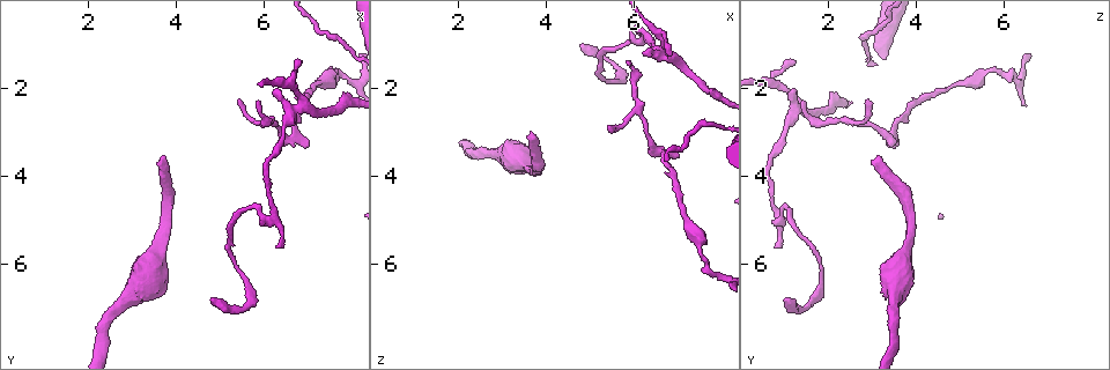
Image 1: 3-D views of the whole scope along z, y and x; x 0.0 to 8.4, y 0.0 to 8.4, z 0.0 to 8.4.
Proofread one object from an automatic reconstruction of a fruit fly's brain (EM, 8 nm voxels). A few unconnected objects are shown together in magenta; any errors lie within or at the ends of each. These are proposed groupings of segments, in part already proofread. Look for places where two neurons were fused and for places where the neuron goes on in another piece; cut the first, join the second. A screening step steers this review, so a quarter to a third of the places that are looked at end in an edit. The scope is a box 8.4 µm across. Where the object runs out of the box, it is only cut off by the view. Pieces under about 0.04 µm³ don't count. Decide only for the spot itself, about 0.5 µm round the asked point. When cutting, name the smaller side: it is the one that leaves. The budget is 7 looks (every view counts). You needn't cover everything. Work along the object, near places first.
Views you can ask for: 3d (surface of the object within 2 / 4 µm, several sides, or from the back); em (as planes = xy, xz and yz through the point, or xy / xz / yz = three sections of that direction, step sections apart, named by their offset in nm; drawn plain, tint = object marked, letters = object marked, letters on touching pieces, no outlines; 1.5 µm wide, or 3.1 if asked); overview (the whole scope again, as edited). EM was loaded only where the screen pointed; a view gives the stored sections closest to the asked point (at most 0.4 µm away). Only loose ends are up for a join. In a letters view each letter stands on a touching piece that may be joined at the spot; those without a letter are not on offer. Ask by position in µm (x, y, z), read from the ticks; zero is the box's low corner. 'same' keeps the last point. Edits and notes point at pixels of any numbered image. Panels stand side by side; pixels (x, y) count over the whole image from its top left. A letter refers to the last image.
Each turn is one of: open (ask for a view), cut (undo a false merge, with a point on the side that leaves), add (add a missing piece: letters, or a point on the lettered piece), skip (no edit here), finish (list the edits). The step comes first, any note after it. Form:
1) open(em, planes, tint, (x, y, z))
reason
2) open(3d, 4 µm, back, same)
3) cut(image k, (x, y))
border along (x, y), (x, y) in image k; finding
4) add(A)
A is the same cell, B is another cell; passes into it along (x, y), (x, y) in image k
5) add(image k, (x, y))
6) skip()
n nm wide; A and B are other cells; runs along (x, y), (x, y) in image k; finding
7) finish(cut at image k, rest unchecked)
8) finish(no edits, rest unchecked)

open(3d, 2 µm, (5.35, 2.25, 2.90))
thin end

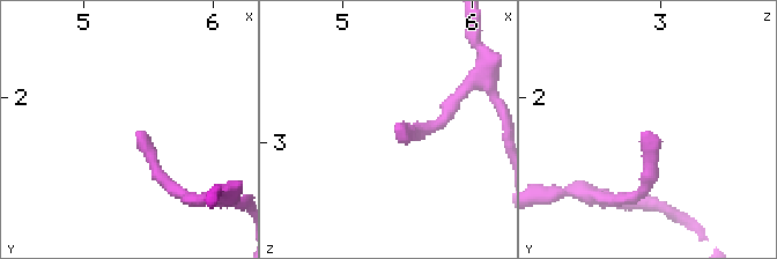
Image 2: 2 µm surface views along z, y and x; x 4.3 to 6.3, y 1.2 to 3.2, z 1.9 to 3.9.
open(em, planes, letters, (5.40, 2.30, 2.86))
now the EM

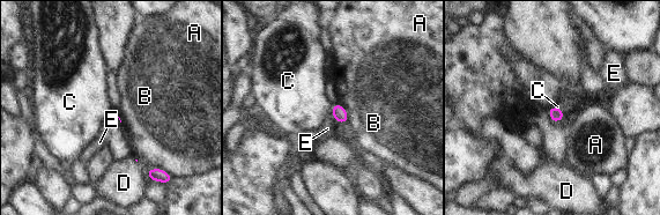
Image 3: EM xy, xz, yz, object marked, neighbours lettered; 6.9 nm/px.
skip()
A, B, C, D and E are other cells; no lettered piece goes on from it

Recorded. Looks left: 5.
open(3d, 4 µm, (3.65, 3.65, 3.00))
branch stops here

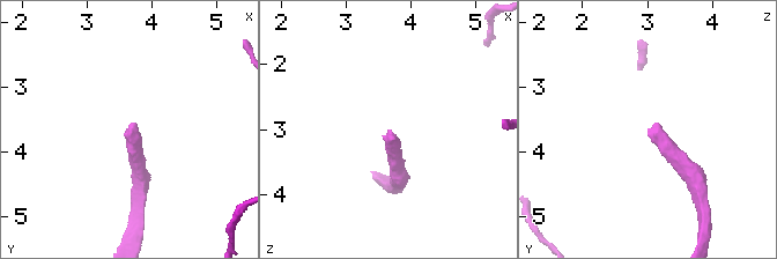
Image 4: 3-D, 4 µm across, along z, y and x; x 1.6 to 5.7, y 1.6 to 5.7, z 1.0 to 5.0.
open(em, yz, step 4, plain, (3.65, 3.60, 3.05))
need the tissue

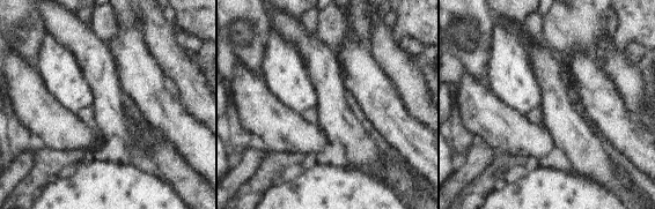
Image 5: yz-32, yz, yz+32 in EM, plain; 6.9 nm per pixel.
open(em, yz, step 4, letters, same)

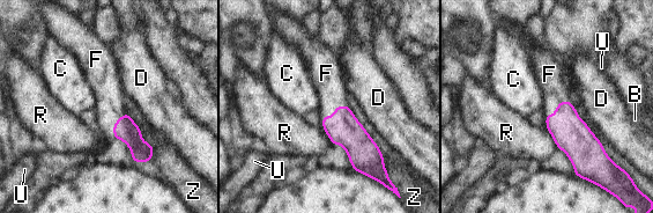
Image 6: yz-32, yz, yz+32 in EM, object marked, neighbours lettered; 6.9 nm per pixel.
add(F)
F is the same cell, B, C, D, R, U and Z are other cells; passes into it along (343, 129), (334, 110), (327, 75) in image 6; the neuron continues

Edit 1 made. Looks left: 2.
open(3d, 2 µm, (6.20, 5.65, 0.75))
an open end

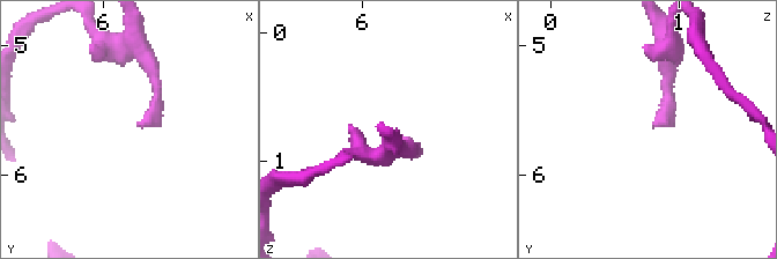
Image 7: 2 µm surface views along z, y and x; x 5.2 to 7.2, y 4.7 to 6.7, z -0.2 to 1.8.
open(em, planes, letters, (6.26, 5.60, 0.80))

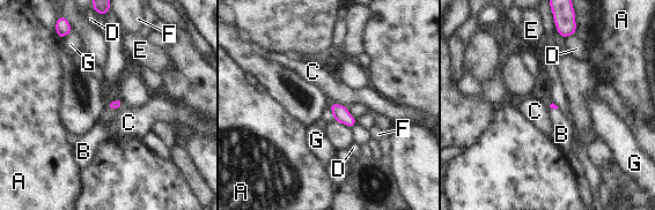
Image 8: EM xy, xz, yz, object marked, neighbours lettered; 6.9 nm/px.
add(B)
B is the same cell, A, C, D, E, F and G are other cells; the neuron continues

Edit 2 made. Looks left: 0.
finish(add at image 6, add at image 8, rest unchecked)

